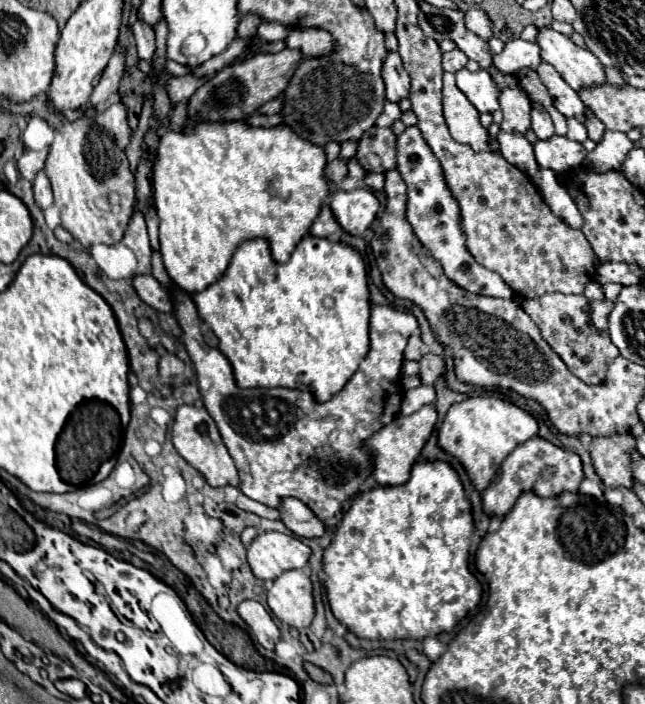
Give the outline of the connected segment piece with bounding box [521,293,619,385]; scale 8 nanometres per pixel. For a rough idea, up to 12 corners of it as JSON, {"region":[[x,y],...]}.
{"region":[[545,293],[521,307],[573,375],[599,385],[619,355],[611,301]]}

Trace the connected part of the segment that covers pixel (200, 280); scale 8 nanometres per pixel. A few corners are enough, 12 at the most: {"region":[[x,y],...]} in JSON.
{"region":[[169,115],[161,259],[187,293],[243,239],[283,263],[329,195],[289,127]]}

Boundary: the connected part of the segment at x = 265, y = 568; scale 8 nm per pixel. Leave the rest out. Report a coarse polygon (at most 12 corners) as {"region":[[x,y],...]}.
{"region":[[261,533],[247,549],[253,575],[269,581],[307,565],[297,537]]}

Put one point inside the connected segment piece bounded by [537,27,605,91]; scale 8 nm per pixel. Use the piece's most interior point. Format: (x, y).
(578, 67)

